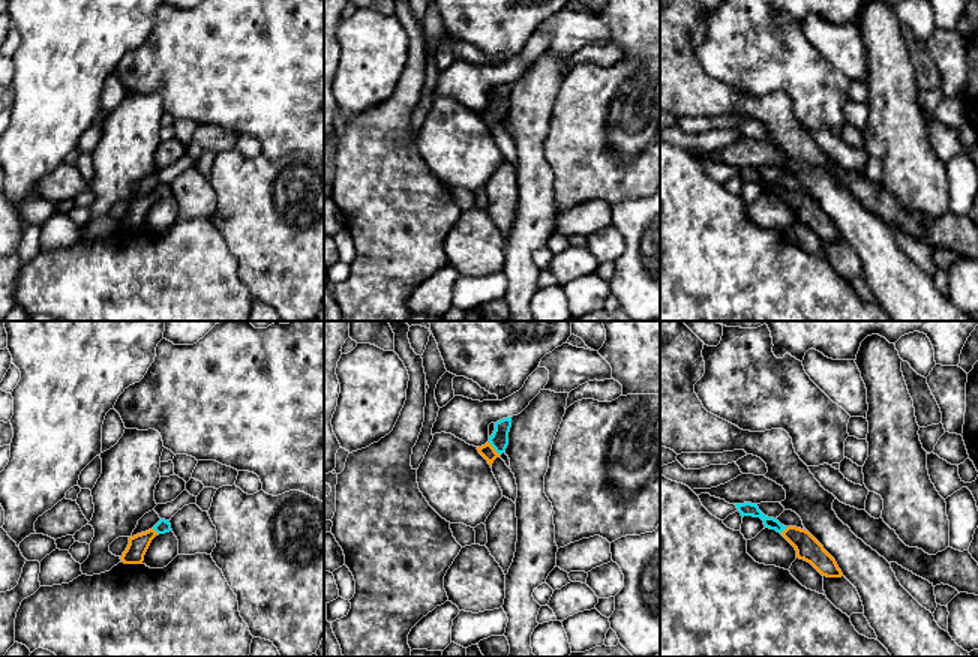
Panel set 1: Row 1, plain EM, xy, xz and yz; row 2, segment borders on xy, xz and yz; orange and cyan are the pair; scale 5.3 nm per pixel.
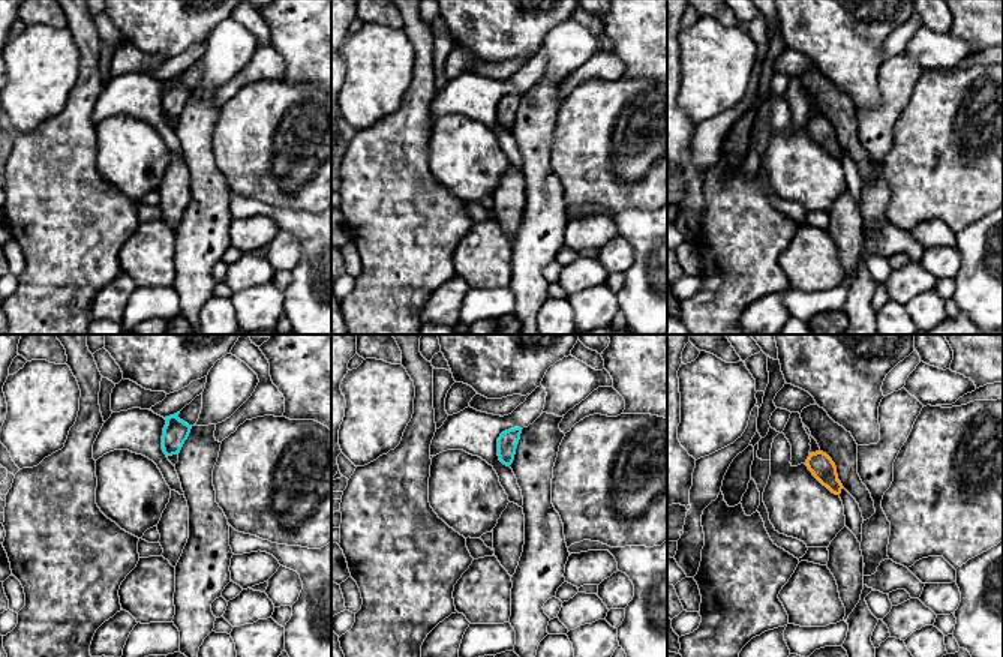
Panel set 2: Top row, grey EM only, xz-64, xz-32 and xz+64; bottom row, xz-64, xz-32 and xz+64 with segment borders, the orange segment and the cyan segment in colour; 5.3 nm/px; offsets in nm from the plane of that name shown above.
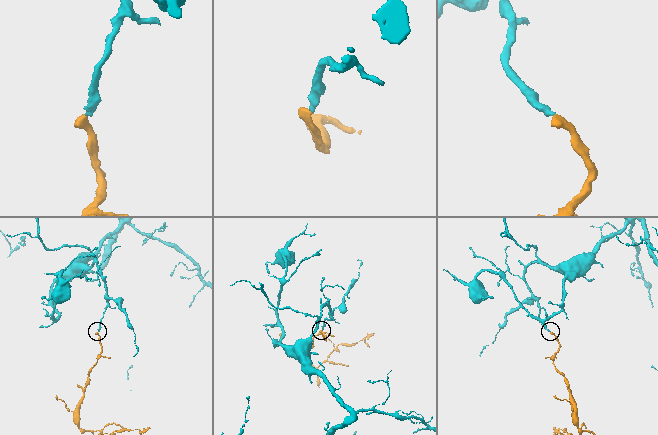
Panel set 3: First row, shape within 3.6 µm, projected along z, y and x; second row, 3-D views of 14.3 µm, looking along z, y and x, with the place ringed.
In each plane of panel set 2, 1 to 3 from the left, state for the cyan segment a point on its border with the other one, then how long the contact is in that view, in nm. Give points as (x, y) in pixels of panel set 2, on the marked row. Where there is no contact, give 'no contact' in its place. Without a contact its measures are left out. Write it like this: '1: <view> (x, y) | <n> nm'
1: no contact
2: no contact
3: no contact

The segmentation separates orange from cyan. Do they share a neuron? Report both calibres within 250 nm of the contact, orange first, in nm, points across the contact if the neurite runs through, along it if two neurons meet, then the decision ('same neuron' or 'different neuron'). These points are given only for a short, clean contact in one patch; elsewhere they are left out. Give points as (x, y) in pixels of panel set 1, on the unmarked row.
80 nm thick on the orange side, 100 nm on the other; runs through xz (488, 116), (494, 113), (500, 102); same neuron

